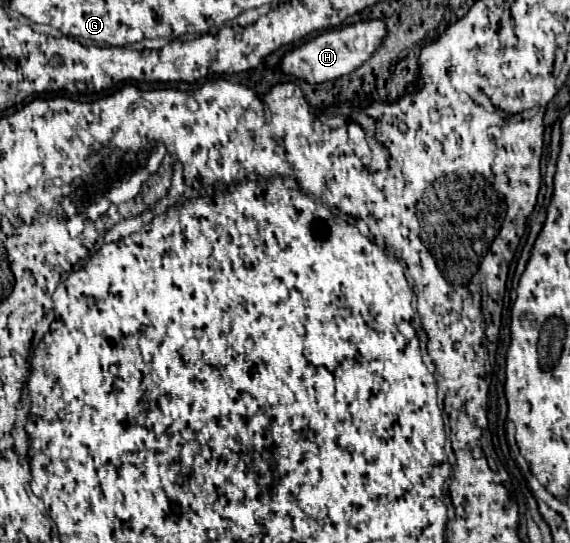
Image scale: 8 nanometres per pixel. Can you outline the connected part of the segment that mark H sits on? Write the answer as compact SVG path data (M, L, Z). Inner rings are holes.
M364 21L342 27L338 31L324 31L314 39L310 39L308 43L288 51L278 63L278 69L284 75L292 75L306 83L324 83L330 79L338 79L360 67L378 49L384 35L386 35L384 21Z

